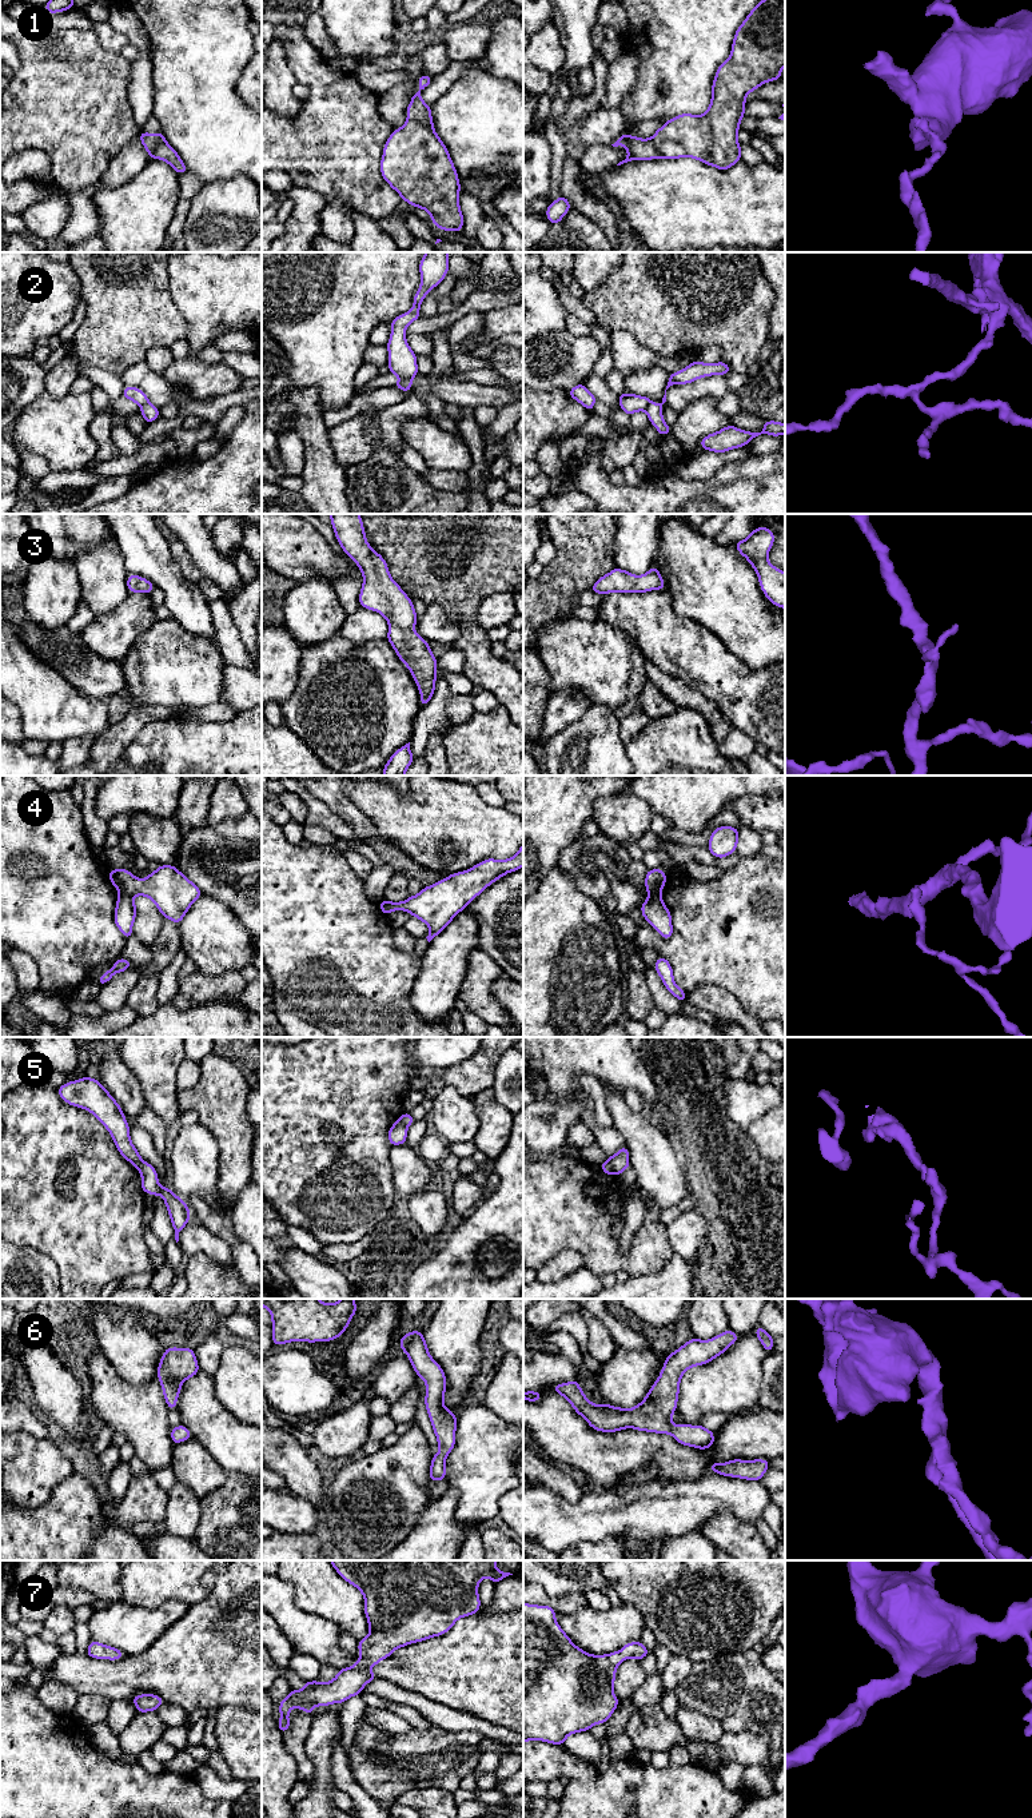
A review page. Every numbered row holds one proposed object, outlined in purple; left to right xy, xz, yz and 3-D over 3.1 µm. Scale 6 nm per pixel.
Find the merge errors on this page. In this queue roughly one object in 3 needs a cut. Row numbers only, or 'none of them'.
1, 2, 4, 5

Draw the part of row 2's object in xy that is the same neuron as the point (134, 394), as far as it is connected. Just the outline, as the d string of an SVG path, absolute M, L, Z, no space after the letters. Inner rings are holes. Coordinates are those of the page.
M125 386L123 390L123 396L130 399L131 402L138 403L139 406L144 406L150 403L148 396L139 387Z

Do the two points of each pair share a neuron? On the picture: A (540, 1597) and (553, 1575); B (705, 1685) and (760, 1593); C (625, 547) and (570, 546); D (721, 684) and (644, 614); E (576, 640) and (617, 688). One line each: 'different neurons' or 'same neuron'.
A: different neurons
B: different neurons
C: different neurons
D: same neuron
E: same neuron

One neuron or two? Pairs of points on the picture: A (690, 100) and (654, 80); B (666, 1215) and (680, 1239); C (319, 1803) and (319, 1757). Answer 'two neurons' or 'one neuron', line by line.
A: one neuron
B: two neurons
C: one neuron

